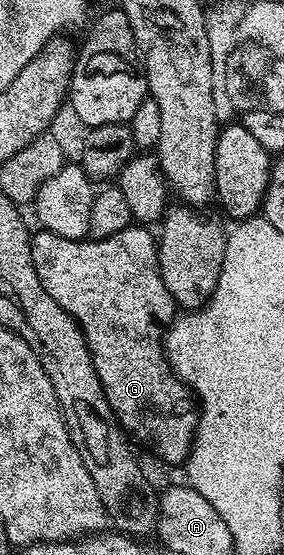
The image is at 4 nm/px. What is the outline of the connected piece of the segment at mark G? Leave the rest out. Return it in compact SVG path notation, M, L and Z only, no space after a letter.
M130 227L110 237L76 241L63 239L63 235L55 235L50 229L41 229L30 239L31 257L44 291L81 326L99 383L103 383L107 403L121 428L126 434L137 436L159 460L181 467L189 460L193 437L197 434L199 402L192 389L177 378L165 357L163 327L173 324L175 304L160 274L158 238L149 232L145 227Z

